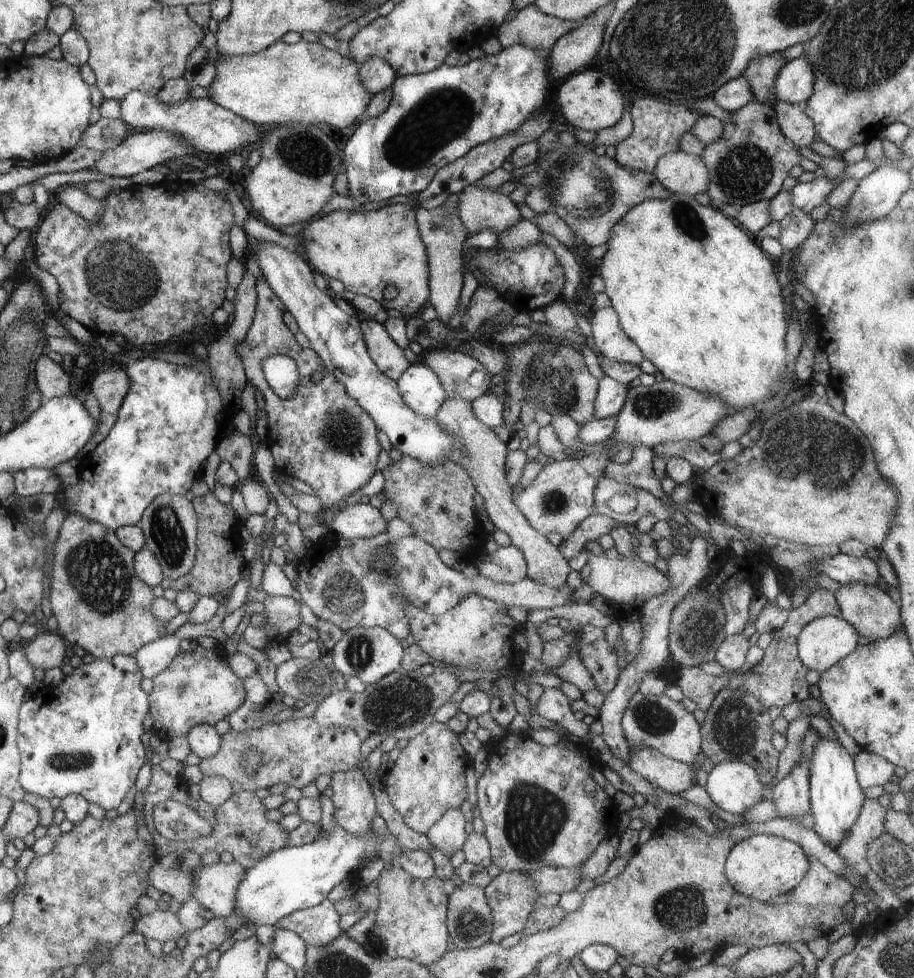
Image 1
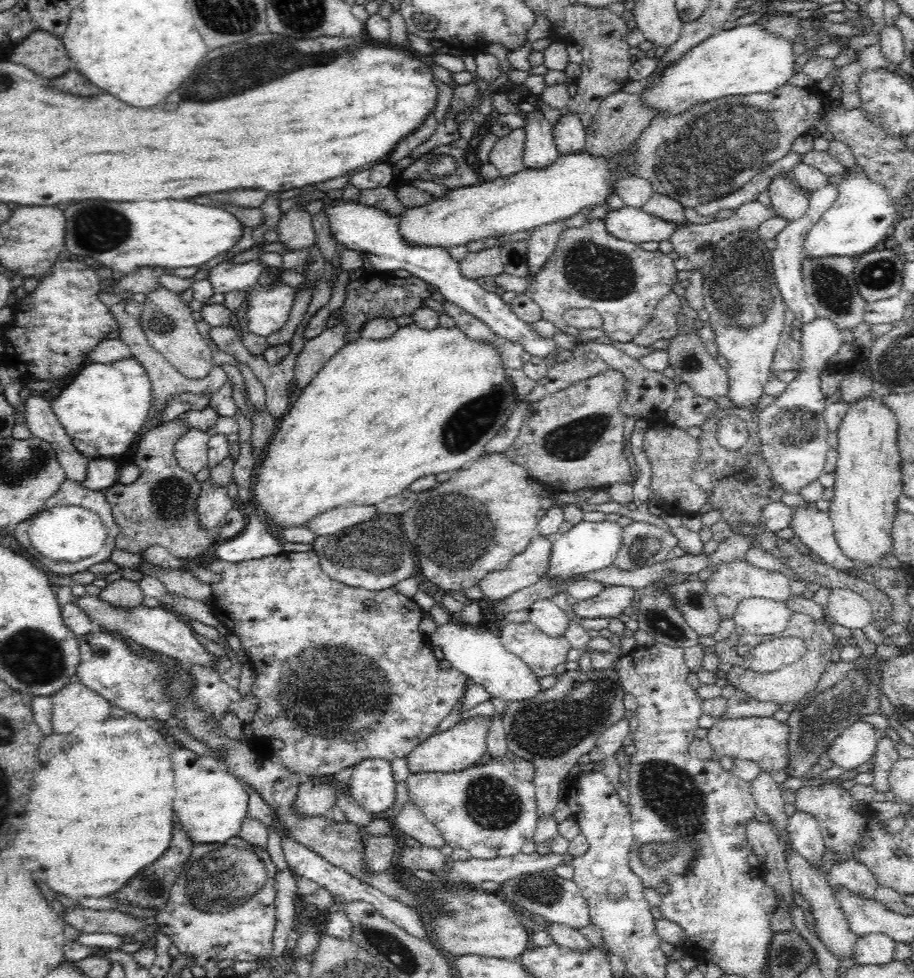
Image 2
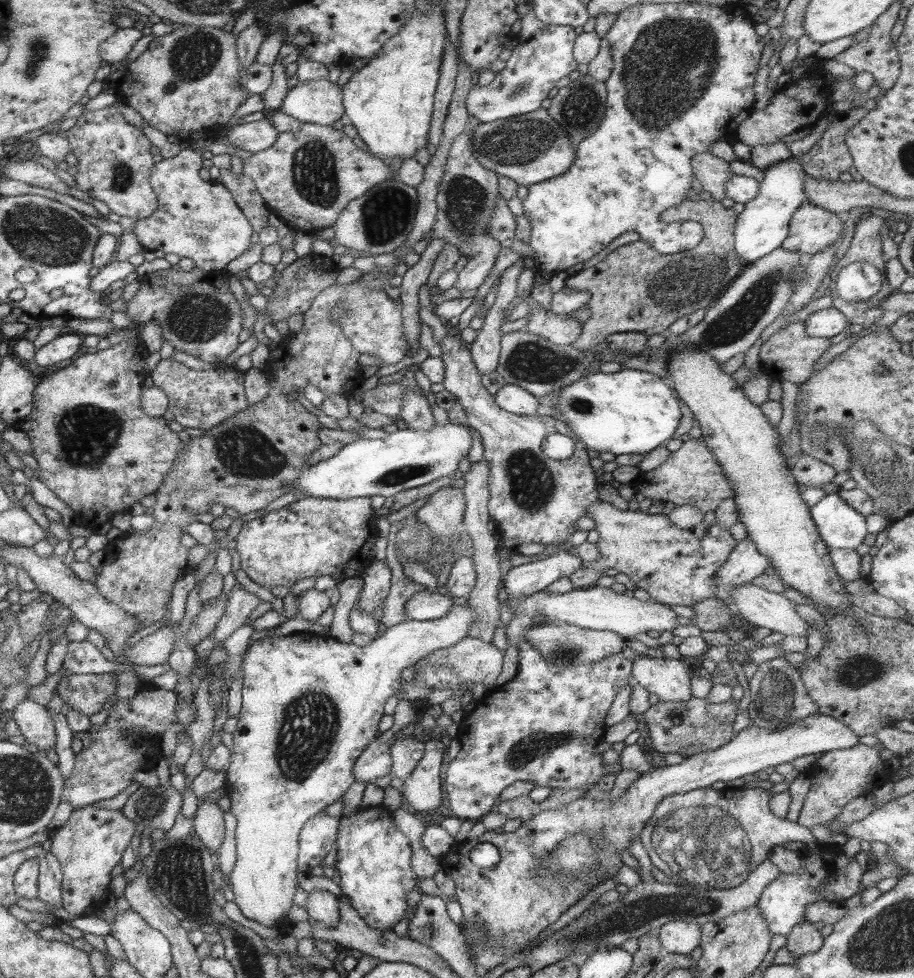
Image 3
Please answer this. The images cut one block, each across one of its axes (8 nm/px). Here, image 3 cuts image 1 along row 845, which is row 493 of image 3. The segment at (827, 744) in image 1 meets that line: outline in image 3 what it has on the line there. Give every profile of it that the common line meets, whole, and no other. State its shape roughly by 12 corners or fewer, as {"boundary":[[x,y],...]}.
{"boundary":[[839,492],[807,512],[827,548],[855,550],[865,518]]}

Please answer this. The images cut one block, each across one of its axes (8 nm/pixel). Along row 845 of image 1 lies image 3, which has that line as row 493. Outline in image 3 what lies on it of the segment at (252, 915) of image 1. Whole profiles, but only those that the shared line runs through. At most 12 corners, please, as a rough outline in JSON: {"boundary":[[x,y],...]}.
{"boundary":[[467,424],[355,440],[303,472],[307,496],[351,500],[453,478]]}

